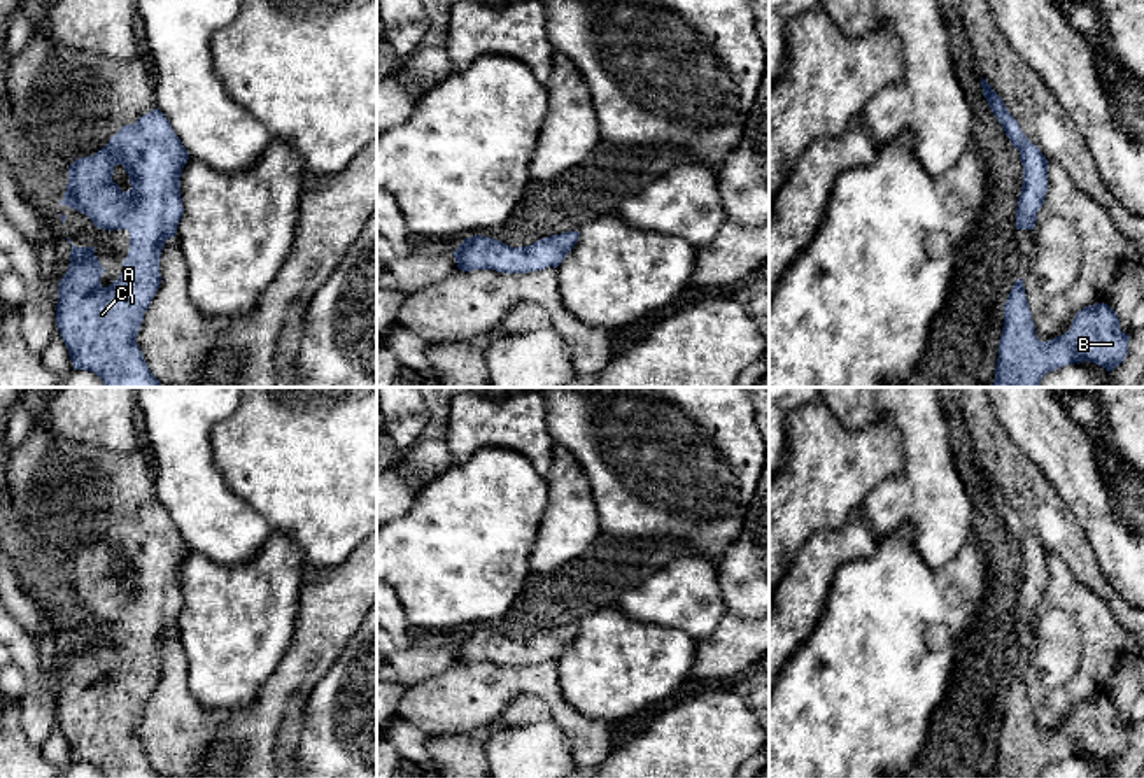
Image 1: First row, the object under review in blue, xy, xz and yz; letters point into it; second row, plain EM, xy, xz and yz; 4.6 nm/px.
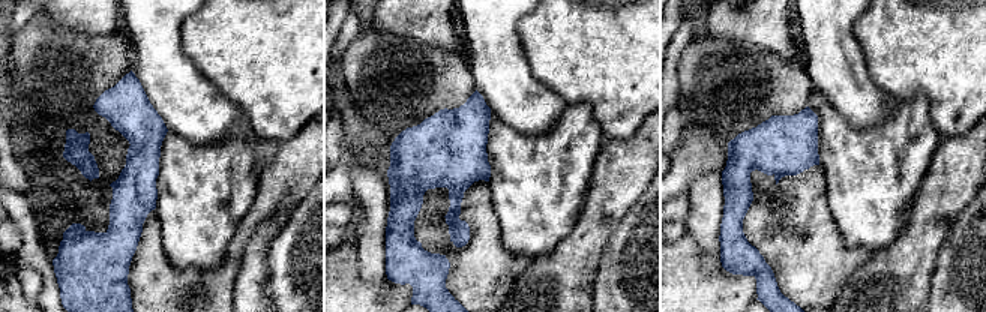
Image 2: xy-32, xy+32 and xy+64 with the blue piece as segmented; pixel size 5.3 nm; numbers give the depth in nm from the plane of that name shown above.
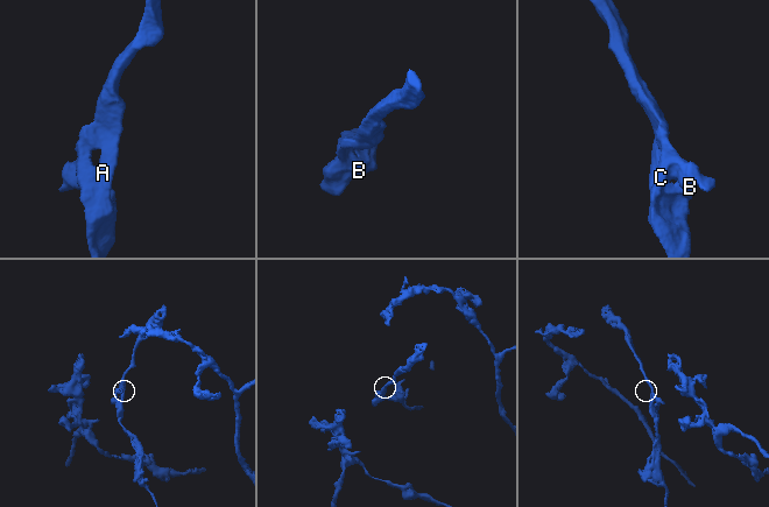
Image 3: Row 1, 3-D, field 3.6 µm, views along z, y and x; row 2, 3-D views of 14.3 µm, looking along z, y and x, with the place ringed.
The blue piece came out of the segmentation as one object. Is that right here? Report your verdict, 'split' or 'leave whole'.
leave whole

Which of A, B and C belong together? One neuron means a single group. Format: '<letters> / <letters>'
A B C

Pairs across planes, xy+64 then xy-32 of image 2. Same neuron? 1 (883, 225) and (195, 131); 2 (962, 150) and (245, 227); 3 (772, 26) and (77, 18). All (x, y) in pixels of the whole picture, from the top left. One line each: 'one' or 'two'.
1: two
2: one
3: one

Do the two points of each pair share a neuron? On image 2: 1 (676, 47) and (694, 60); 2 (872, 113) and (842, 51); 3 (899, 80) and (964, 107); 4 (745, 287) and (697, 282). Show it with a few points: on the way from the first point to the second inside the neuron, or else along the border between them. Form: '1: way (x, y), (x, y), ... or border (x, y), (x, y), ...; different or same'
1: border (695, 36), (680, 56), (677, 86); different
2: way (857, 98), (842, 78), (842, 66); same
3: way (916, 80), (937, 80), (947, 90); same
4: way (733, 287), (709, 287); same

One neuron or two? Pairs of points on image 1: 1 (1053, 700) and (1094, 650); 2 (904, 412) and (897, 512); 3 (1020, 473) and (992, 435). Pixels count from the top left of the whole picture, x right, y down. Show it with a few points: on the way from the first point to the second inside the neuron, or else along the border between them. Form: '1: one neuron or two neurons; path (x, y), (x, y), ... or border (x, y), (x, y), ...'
1: one neuron; path (1067, 696), (1094, 670), (1094, 664)
2: one neuron; path (915, 437), (915, 488)
3: one neuron; path (1011, 465), (992, 444)

